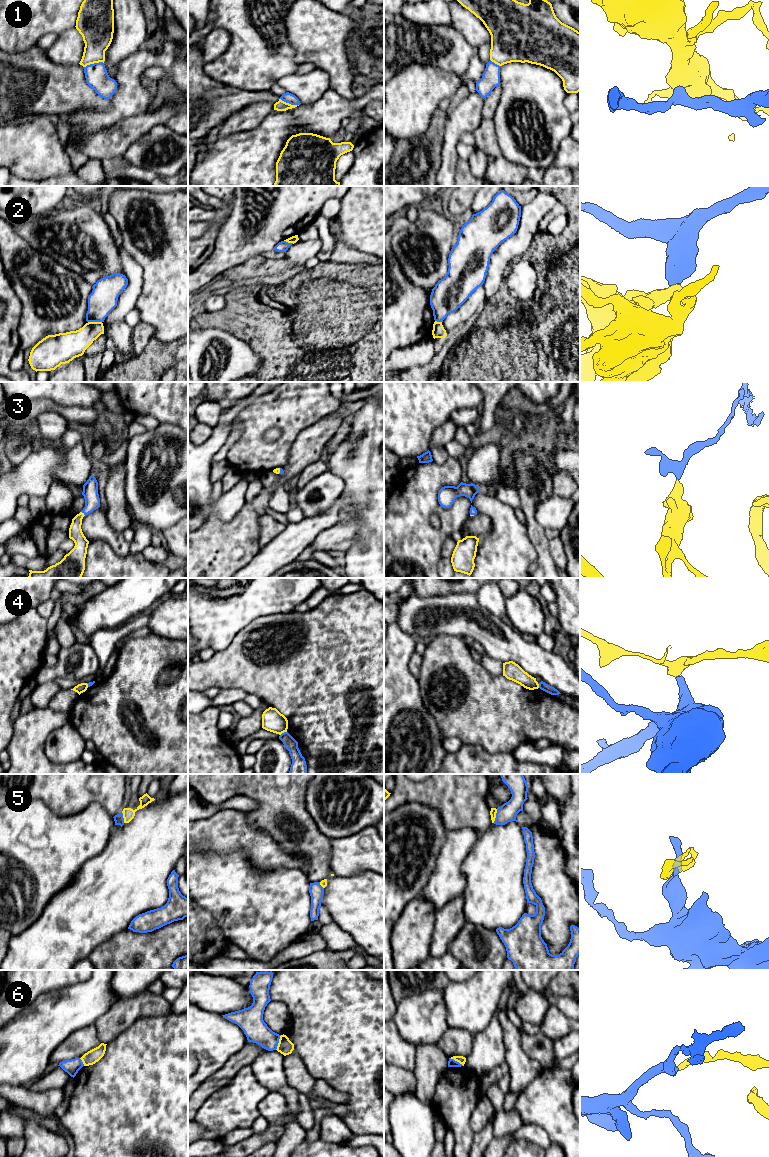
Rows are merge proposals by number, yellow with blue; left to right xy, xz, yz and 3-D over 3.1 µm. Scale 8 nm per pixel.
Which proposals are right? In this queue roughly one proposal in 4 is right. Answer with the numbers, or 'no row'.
3

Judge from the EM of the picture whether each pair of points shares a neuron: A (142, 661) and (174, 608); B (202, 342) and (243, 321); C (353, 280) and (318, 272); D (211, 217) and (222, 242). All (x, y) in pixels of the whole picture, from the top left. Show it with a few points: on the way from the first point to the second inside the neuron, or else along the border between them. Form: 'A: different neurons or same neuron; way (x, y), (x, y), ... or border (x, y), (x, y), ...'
A: different neurons; border (151, 633), (157, 636), (177, 639)
B: different neurons; border (201, 328), (226, 330), (245, 342)
C: same neuron; way (344, 279), (340, 279), (337, 276), (327, 276)
D: different neurons; border (229, 211), (226, 219), (220, 225), (214, 244)

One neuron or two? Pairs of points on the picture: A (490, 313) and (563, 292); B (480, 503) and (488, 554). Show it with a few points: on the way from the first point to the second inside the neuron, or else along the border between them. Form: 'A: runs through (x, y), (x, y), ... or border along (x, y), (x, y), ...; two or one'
A: runs through (508, 313), (512, 313), (520, 305), (545, 308); one
B: runs through (493, 513), (497, 517), (497, 541); one

